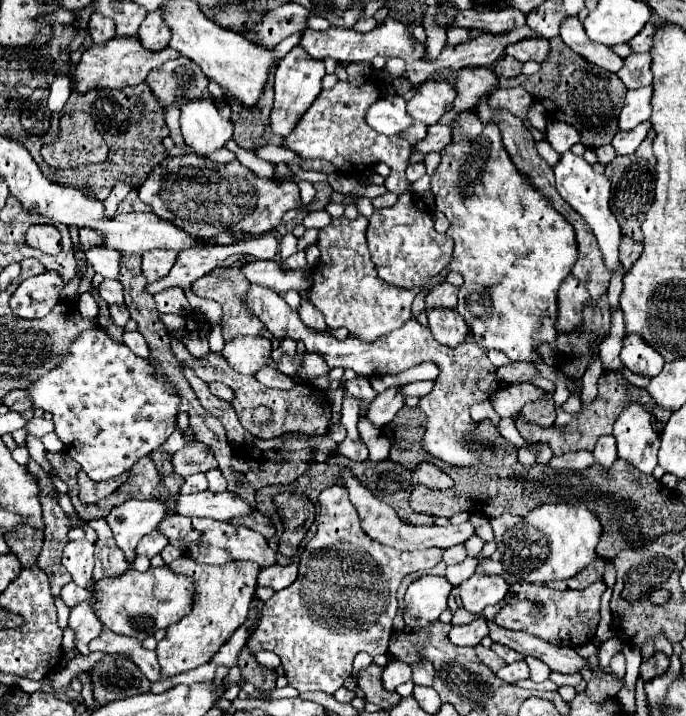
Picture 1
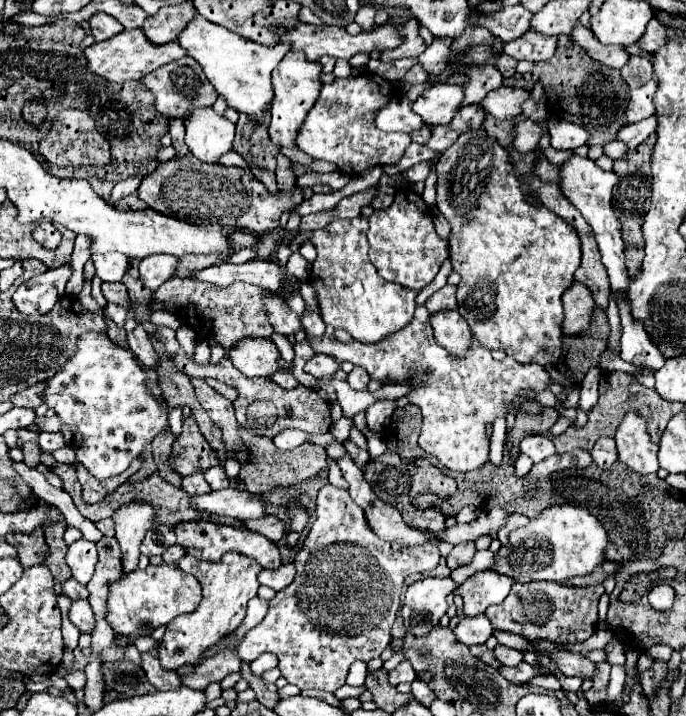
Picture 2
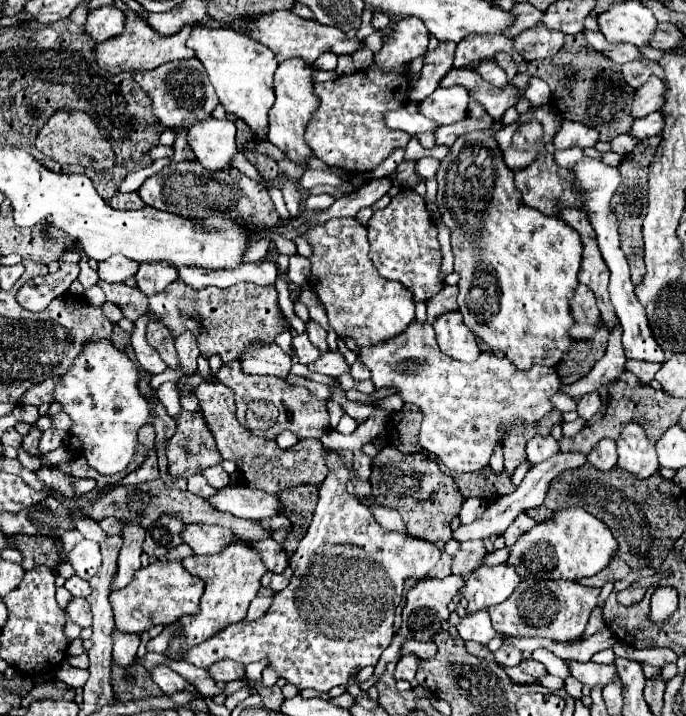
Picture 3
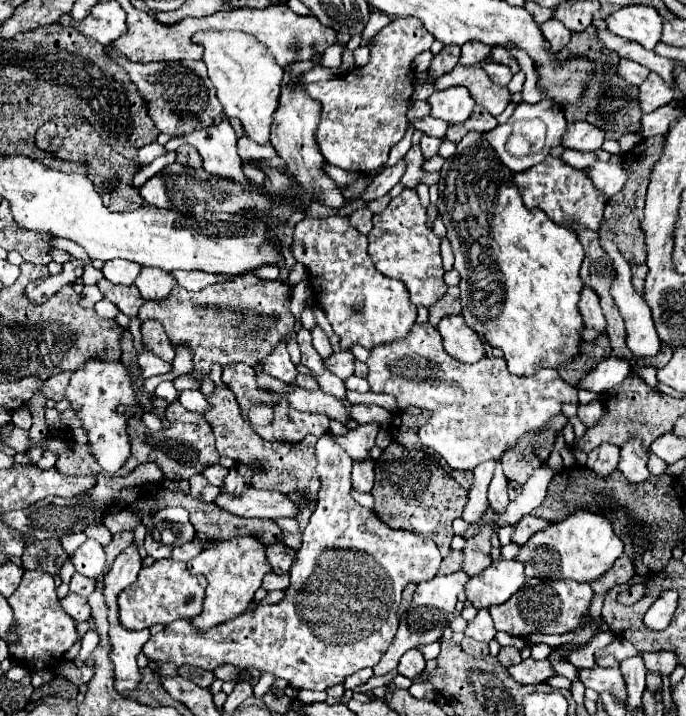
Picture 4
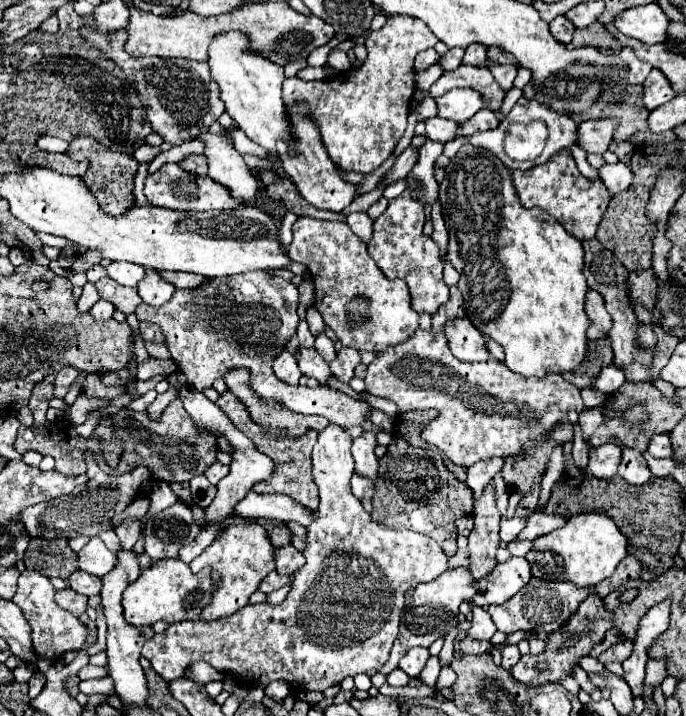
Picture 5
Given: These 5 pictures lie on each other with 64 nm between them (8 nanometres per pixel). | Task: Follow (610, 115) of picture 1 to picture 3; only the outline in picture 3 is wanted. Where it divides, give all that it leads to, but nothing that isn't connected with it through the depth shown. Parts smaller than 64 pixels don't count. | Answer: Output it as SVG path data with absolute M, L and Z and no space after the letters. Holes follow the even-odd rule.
M582 34L566 36L562 50L554 58L548 60L534 60L528 64L528 70L524 74L516 74L510 84L526 90L528 80L532 76L538 76L546 80L546 84L552 90L552 104L558 110L558 114L564 120L582 122L584 126L590 126L598 130L600 142L610 142L612 138L624 134L630 130L634 118L630 114L630 104L634 100L634 88L626 84L622 78L620 66L614 62L608 62L602 54L596 54ZM574 74L574 82L568 82L564 88L564 82Z

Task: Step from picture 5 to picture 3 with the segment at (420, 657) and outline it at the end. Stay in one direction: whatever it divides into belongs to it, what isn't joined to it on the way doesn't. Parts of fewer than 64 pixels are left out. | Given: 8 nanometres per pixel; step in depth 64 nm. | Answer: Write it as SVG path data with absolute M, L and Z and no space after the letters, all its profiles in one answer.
M406 654L404 658L398 660L394 680L414 680L416 676L416 666L418 666L418 656L416 654Z

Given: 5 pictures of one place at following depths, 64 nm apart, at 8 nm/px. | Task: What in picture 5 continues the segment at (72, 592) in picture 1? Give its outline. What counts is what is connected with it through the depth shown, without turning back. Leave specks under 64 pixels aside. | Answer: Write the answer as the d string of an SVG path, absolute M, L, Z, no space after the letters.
M76 570L74 574L70 574L68 582L70 582L70 588L72 588L74 592L84 594L84 596L94 596L94 594L98 594L100 588L102 588L100 578L92 576L92 574L84 574L82 570Z

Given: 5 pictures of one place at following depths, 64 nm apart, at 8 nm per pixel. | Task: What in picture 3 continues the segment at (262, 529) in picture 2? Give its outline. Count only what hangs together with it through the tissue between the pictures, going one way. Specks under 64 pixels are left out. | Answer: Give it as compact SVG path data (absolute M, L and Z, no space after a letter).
M278 514L278 516L274 516L274 518L268 518L268 520L262 520L260 524L264 524L266 530L272 530L272 538L274 538L276 542L280 542L280 544L286 540L286 536L288 536L288 532L290 532L290 528L292 528L290 520L288 520L286 516L282 516L282 514Z

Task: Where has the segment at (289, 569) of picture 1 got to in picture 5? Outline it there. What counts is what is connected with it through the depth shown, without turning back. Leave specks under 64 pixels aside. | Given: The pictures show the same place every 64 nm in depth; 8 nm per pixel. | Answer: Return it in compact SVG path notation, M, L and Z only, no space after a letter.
M270 572L270 576L260 584L260 590L264 592L264 594L270 594L272 590L278 590L278 588L282 588L284 584L288 584L290 582L290 576L280 576L280 574L276 574L276 572Z

